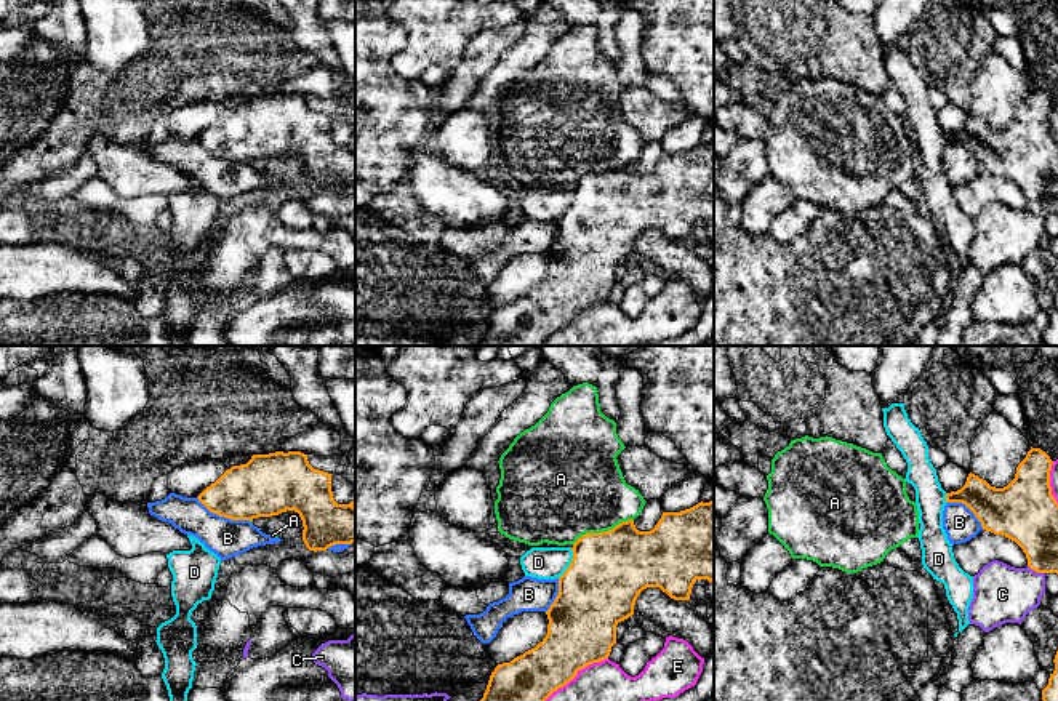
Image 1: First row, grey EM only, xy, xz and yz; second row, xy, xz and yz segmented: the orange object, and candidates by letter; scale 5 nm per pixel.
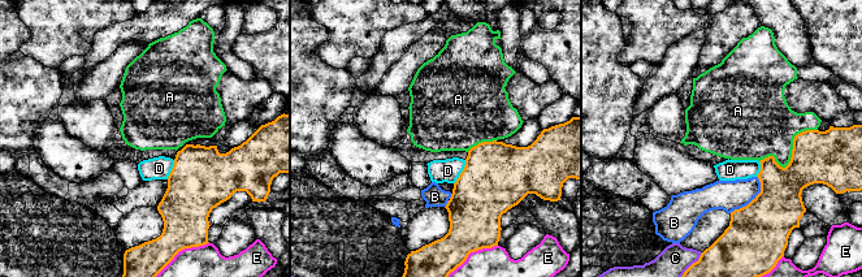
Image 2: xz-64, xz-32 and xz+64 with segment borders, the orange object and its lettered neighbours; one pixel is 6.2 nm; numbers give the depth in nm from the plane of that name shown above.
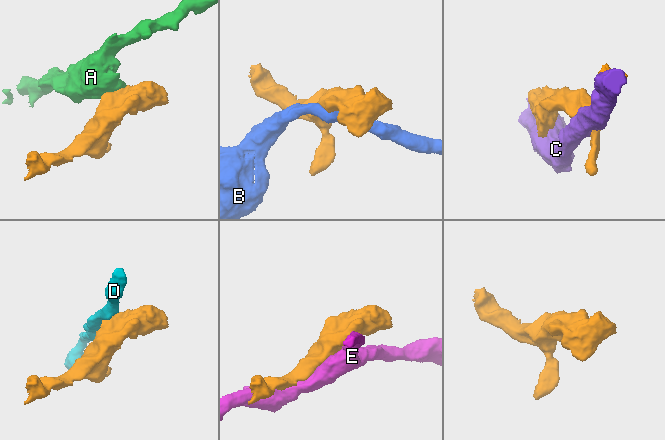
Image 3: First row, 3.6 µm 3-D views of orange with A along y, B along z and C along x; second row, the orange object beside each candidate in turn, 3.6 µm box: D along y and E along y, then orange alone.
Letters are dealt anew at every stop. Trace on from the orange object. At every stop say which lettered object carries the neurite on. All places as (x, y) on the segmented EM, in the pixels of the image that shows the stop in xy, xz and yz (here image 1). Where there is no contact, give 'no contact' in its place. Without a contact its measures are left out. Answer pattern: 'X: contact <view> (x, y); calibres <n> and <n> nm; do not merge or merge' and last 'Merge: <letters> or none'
A: contact xz (602, 532); calibres 380 and 460 nm; do not merge
B: contact xy (223, 516); calibres 300 and 190 nm; do not merge
C: contact yz (1036, 570); calibres 280 and 280 nm; do not merge
D: contact xz (570, 564); calibres 380 and 160 nm; do not merge
E: contact xz (575, 676); calibres 340 and 200 nm; do not merge
Merge: none

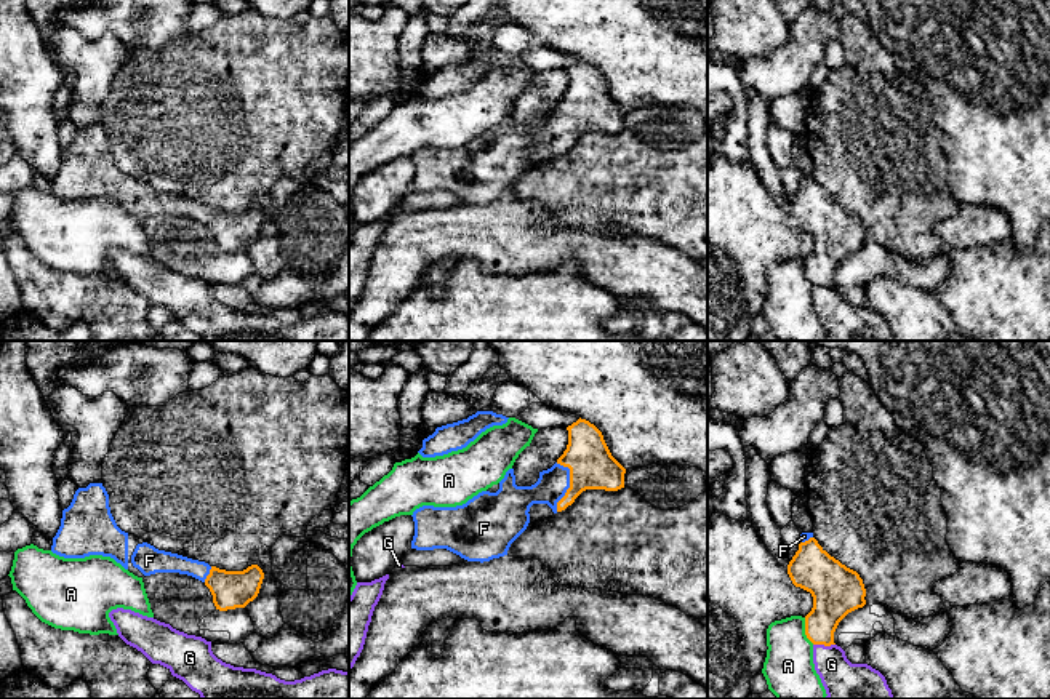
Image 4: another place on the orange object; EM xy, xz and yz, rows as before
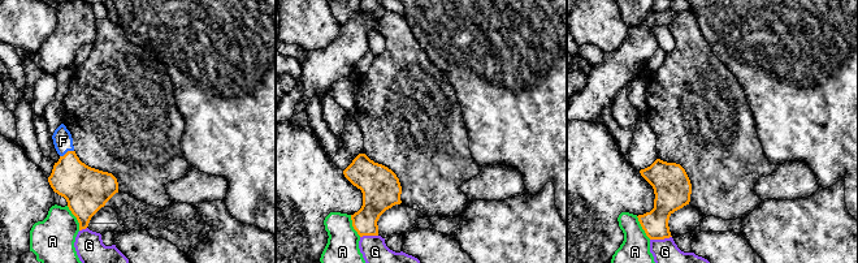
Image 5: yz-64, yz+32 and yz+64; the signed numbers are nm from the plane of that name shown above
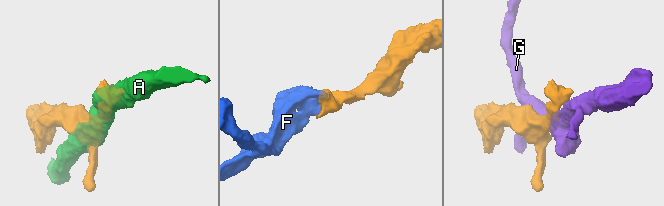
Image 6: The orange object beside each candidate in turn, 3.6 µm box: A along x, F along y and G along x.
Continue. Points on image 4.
A: contact yz (805, 631); calibres 240 and 260 nm; do not merge
F: contact xz (570, 485); calibres 220 and 160 nm; merge
G: contact yz (825, 645); calibres 220 and 240 nm; do not merge
Merge: F

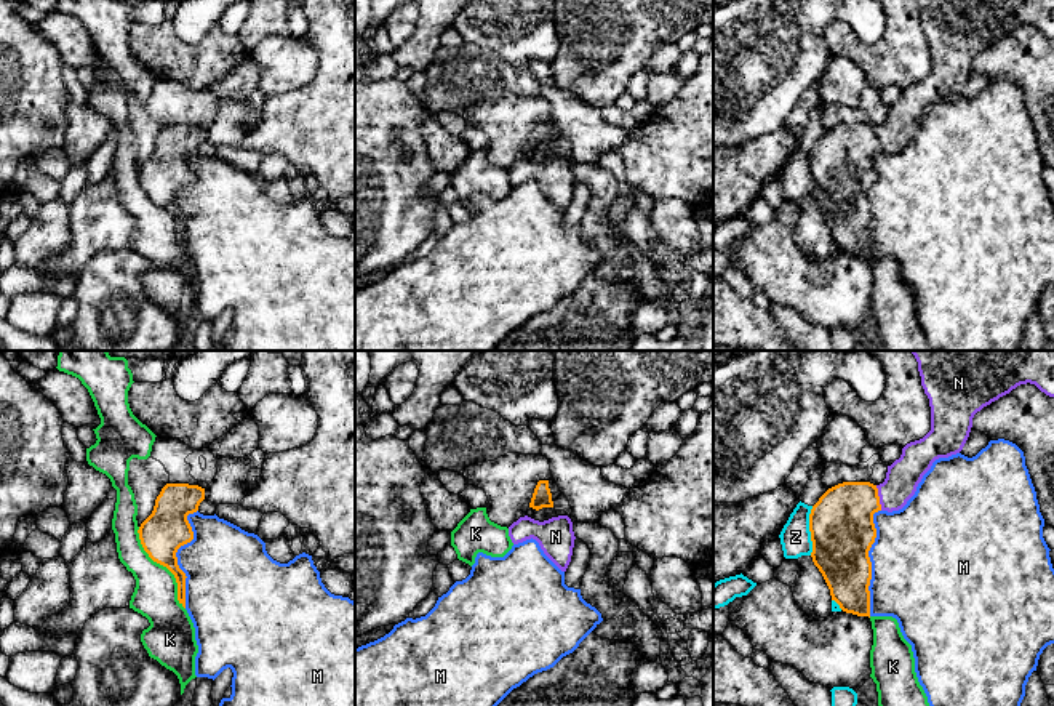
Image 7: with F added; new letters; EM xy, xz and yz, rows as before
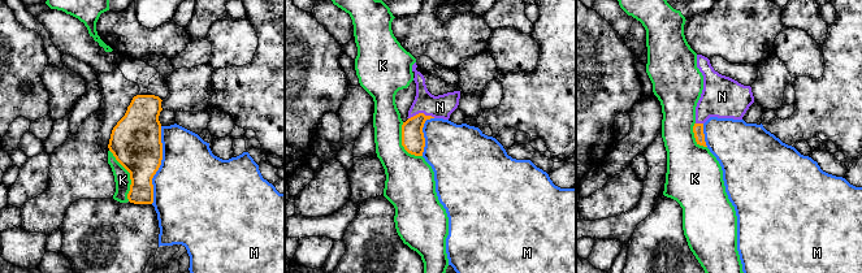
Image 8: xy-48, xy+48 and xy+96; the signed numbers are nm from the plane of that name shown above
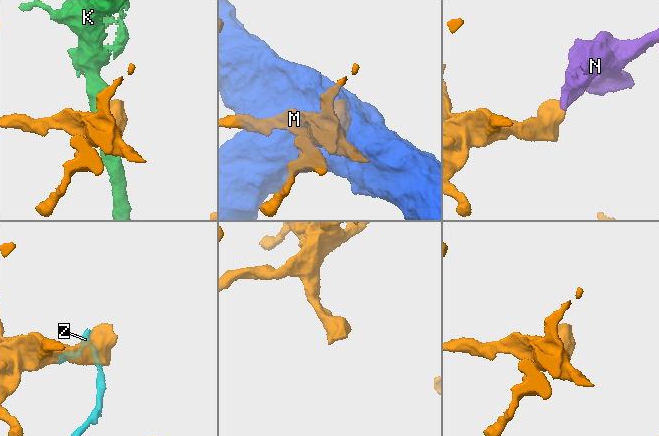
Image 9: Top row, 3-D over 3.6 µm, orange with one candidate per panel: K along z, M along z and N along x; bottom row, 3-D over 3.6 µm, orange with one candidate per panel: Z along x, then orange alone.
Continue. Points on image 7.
K: contact xy (163, 565); calibres 220 and 220 nm; do not merge
M: contact yz (870, 562); calibres 320 and 500 nm; do not merge
N: contact yz (878, 498); calibres 320 and 170 nm; merge
Z: contact yz (810, 530); calibres 320 and 160 nm; do not merge
Merge: N

